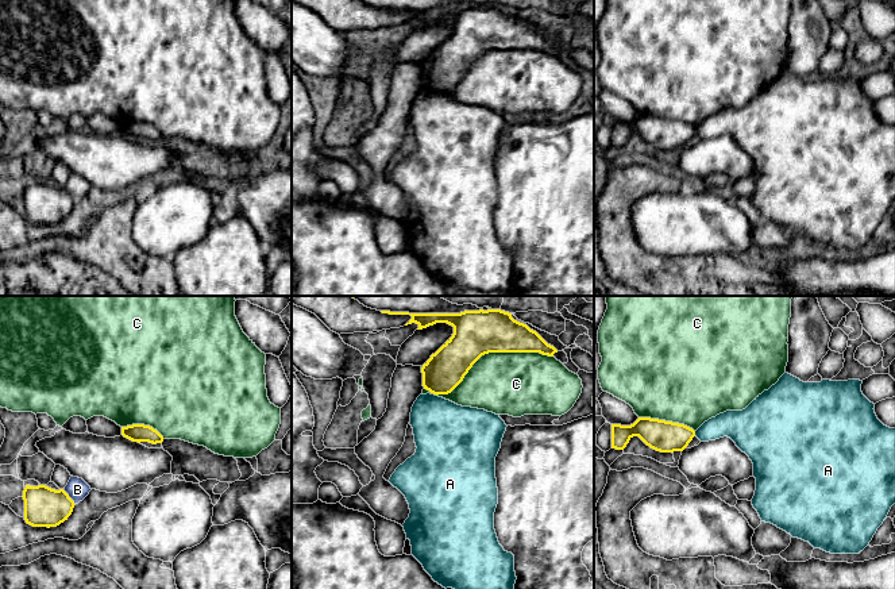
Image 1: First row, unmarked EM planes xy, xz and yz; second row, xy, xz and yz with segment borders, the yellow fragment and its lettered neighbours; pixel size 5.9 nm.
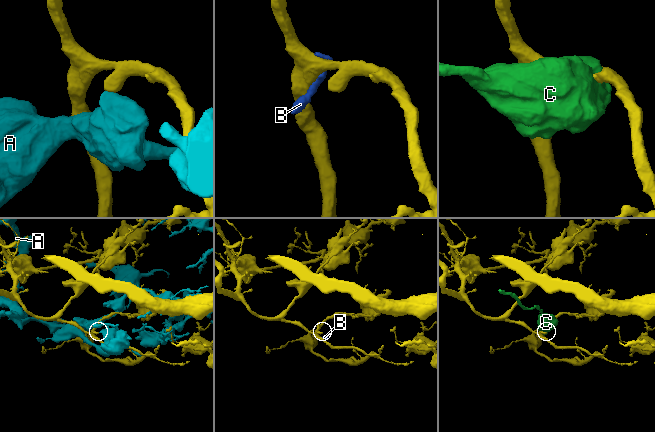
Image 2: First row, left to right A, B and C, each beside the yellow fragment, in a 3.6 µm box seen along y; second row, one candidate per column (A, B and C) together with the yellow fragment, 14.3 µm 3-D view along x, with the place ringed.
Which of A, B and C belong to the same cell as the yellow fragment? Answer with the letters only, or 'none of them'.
none of them

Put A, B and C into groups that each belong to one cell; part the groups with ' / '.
A / B / C

